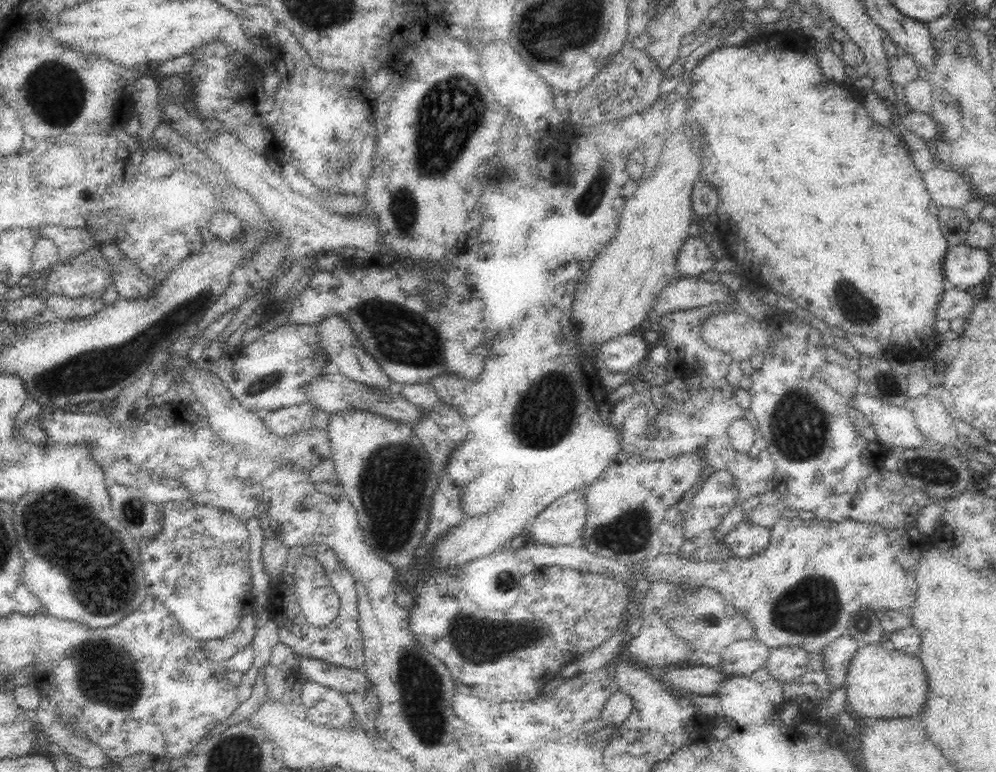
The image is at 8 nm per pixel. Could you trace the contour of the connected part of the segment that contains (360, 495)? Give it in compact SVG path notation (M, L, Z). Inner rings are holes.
M359 408L339 410L322 418L322 424L329 434L337 481L357 510L365 541L380 558L393 564L396 569L408 564L416 557L420 541L426 534L433 492L440 475L431 456L408 423L386 419L370 411L361 411Z

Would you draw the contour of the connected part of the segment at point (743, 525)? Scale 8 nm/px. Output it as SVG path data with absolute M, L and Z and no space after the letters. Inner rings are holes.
M746 519L721 538L734 557L751 557L766 550L770 536L770 528L758 526L756 522Z

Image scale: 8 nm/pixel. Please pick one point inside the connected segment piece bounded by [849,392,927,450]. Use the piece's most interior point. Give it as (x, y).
(896, 428)

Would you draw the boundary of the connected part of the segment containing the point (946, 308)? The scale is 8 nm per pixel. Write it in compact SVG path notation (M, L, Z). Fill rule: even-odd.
M947 287L936 306L936 316L940 320L948 320L948 322L942 322L941 326L953 328L963 322L976 301L976 294L971 289Z

